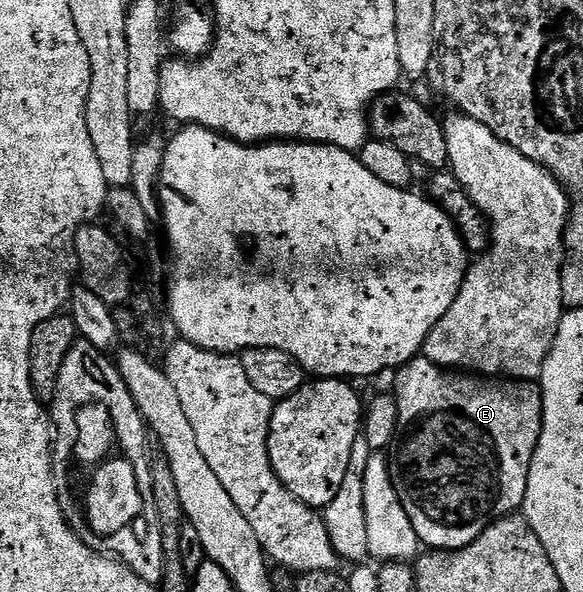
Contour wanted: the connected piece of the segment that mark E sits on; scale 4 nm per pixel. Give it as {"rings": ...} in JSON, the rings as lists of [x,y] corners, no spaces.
{"rings":[[[422,358],[402,365],[394,376],[397,443],[389,467],[397,498],[428,549],[469,546],[494,520],[518,513],[523,507],[529,466],[543,425],[543,397],[531,382],[460,374]]]}

